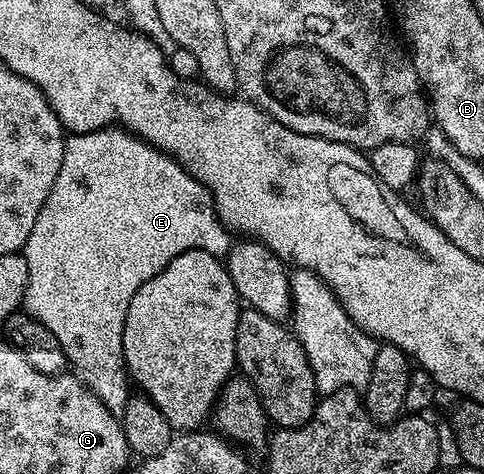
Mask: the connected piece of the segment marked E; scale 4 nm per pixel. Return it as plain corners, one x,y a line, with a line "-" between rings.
108,128
93,130
84,134
71,134
63,144
63,159
61,172
57,172
57,180
53,180
53,188
49,188
49,196
45,204
41,204
41,212
37,212
37,224
33,224
33,232
29,232
29,240
23,245
22,256
27,261
27,291
23,293
22,305
26,313
31,314
53,336
57,336
57,344
65,352
70,369
79,377
90,390
102,400
113,412
121,412
127,406
129,397
129,378
123,365
123,333
125,332
125,312
129,312
129,300
145,284
145,280
153,280
157,272
161,272
181,252
186,250
204,250
216,256
226,255
233,245
232,231
228,230
219,220
219,213
215,211
215,199
207,187
201,185
197,179
188,174
180,163
169,154
163,153
155,146
148,144
144,138
130,134
122,128

